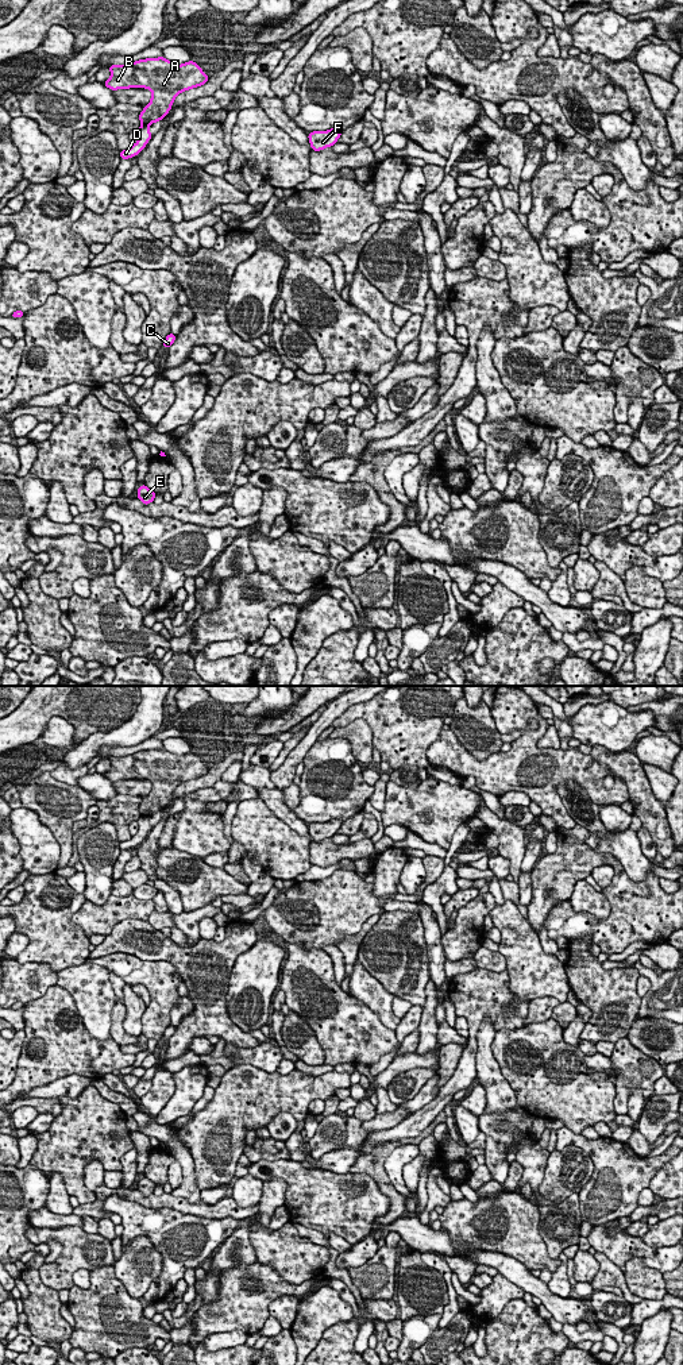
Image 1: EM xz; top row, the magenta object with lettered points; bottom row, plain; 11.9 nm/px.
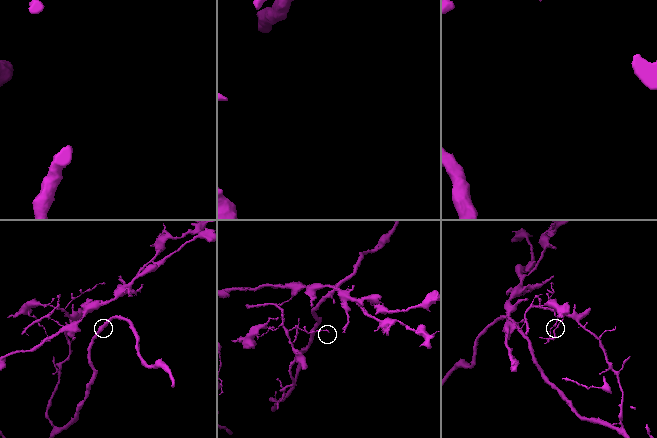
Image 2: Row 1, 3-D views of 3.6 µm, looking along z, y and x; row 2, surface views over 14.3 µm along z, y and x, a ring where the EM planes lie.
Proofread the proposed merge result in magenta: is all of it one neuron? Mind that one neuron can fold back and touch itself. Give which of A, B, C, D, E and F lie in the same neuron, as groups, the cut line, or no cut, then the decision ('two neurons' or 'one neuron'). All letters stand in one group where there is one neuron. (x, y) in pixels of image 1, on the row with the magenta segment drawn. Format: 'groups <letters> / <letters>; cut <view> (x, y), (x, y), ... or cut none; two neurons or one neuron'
groups A B / C D E F; cut xz (142, 123), (147, 126); two neurons

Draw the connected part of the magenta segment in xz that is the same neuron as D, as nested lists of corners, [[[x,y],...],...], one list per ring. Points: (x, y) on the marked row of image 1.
[[[142,124],[138,128],[138,132],[138,142],[132,144],[128,150],[120,151],[120,159],[130,159],[131,157],[136,157],[146,147],[147,142],[153,138],[147,124]]]

